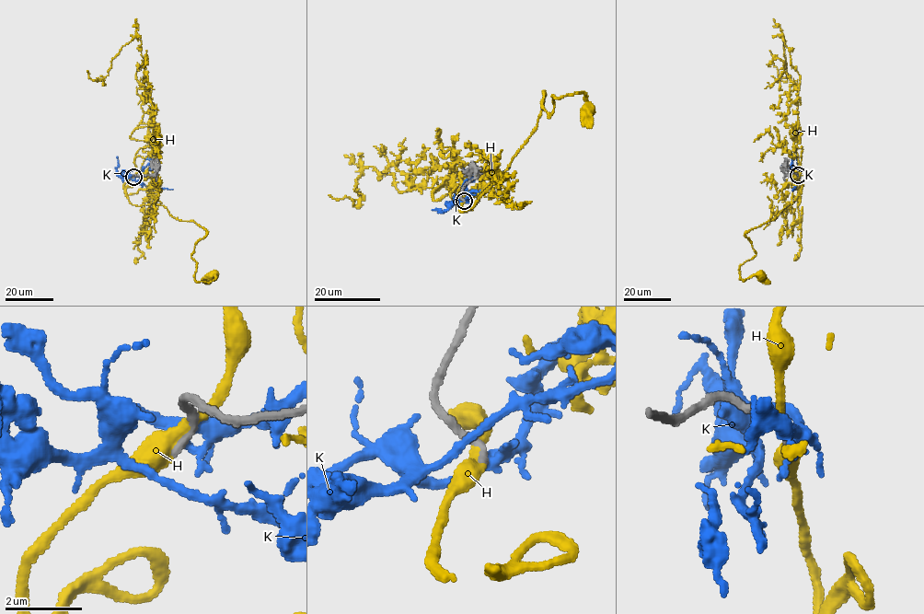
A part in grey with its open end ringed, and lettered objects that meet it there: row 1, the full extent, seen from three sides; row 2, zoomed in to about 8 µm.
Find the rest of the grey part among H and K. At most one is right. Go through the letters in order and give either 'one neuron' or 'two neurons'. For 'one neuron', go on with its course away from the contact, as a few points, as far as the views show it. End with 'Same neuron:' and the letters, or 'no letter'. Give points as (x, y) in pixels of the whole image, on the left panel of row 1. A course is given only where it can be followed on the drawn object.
H: one neuron; course (134, 176), (124, 184), (130, 202), (161, 204), (205, 229), (191, 255), (194, 280), (213, 281), (212, 275)
K: two neurons
Same neuron: H

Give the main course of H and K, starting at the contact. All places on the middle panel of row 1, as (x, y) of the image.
H: (464, 201), (460, 211), (504, 170), (537, 126), (543, 91), (548, 117), (552, 97), (582, 92), (586, 110)
K: (464, 201), (480, 191), (509, 167)

